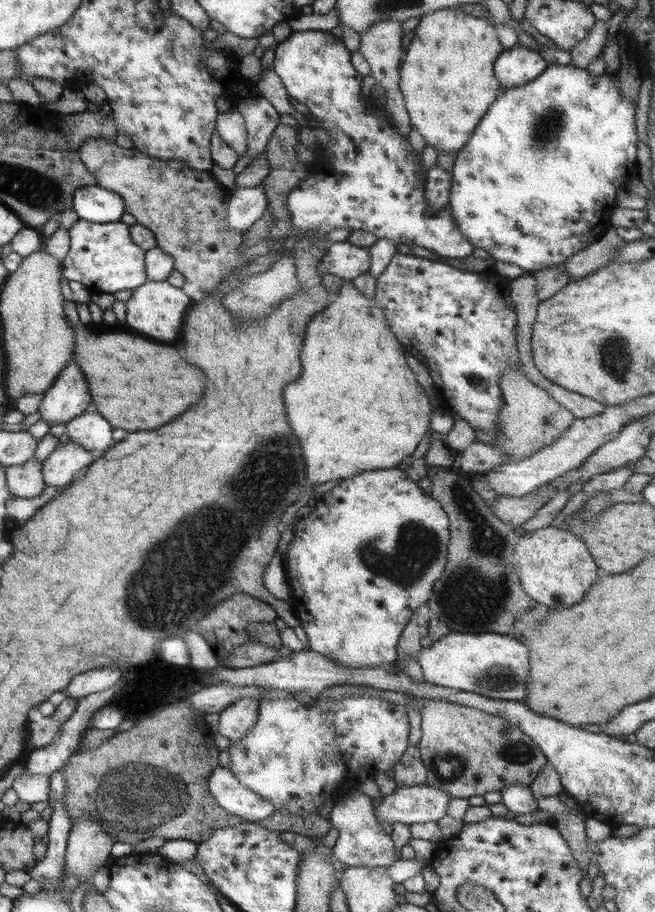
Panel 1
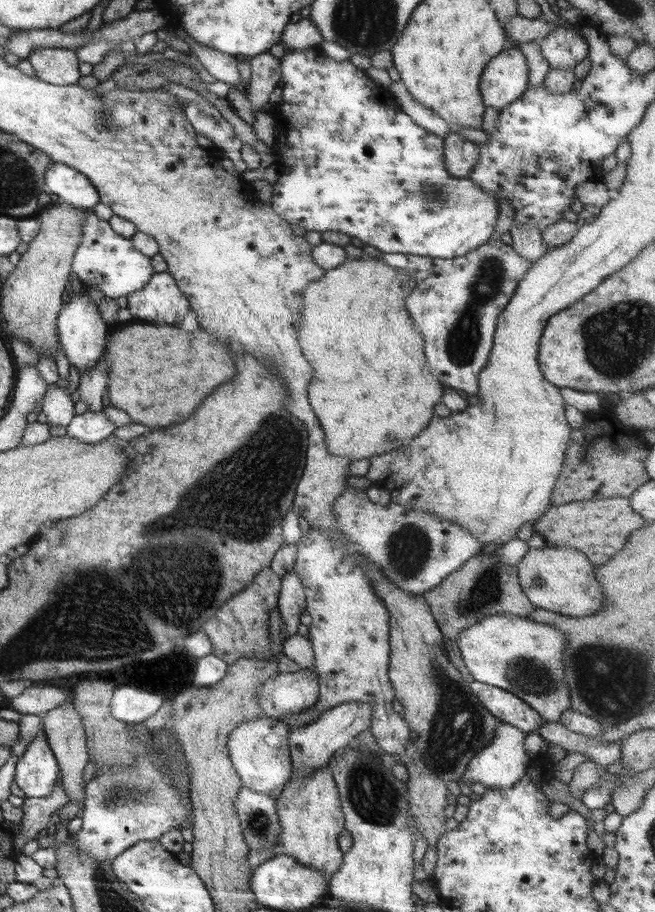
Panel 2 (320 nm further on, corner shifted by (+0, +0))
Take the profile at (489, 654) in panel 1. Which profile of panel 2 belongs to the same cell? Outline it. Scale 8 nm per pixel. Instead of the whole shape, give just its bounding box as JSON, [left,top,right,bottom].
[455,614,571,722]

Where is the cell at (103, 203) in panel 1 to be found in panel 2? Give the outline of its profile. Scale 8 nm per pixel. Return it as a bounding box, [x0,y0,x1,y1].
[44,161,99,211]

